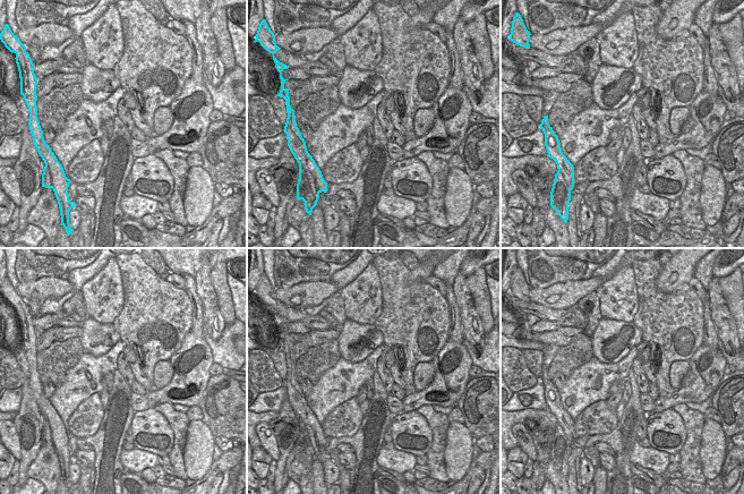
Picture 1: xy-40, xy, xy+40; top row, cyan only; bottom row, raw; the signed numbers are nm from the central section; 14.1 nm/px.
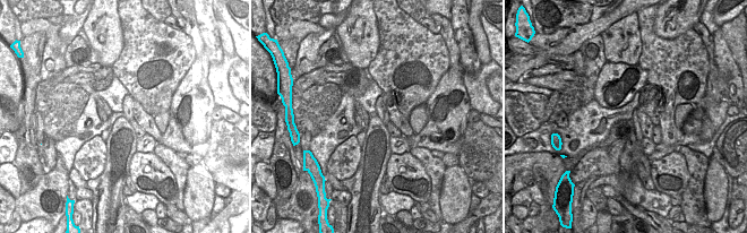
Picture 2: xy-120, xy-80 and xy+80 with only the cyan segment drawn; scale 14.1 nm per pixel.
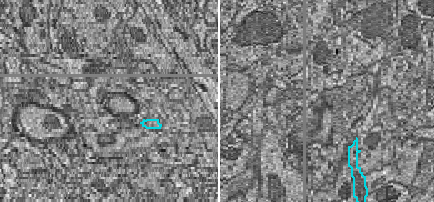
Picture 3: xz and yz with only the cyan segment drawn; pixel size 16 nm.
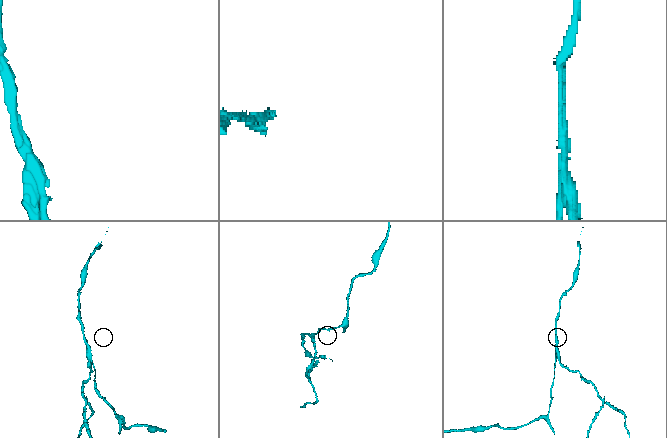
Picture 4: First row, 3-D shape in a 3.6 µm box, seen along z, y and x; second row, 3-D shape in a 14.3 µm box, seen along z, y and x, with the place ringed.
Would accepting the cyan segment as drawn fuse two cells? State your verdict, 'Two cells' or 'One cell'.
Two cells.

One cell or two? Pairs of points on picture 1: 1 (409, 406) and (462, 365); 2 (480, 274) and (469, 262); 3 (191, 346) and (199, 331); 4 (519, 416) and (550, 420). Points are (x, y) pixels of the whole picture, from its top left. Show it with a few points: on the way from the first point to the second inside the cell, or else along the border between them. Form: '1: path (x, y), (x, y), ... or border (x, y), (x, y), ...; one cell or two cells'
1: path (422, 395), (427, 391), (438, 389), (449, 378); one cell
2: border (482, 266), (479, 266), (465, 277); two cells
3: border (191, 329), (197, 335), (203, 338); two cells
4: path (527, 415), (542, 416); one cell

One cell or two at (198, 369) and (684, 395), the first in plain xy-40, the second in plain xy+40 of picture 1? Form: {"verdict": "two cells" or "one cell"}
{"verdict": "one cell"}

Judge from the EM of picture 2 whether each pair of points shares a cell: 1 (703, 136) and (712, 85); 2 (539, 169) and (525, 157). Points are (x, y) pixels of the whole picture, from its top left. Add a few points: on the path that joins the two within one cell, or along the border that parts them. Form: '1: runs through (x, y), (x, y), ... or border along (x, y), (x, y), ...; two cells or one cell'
1: border along (705, 95), (715, 102), (722, 100); two cells
2: runs through (535, 165), (529, 161); one cell

